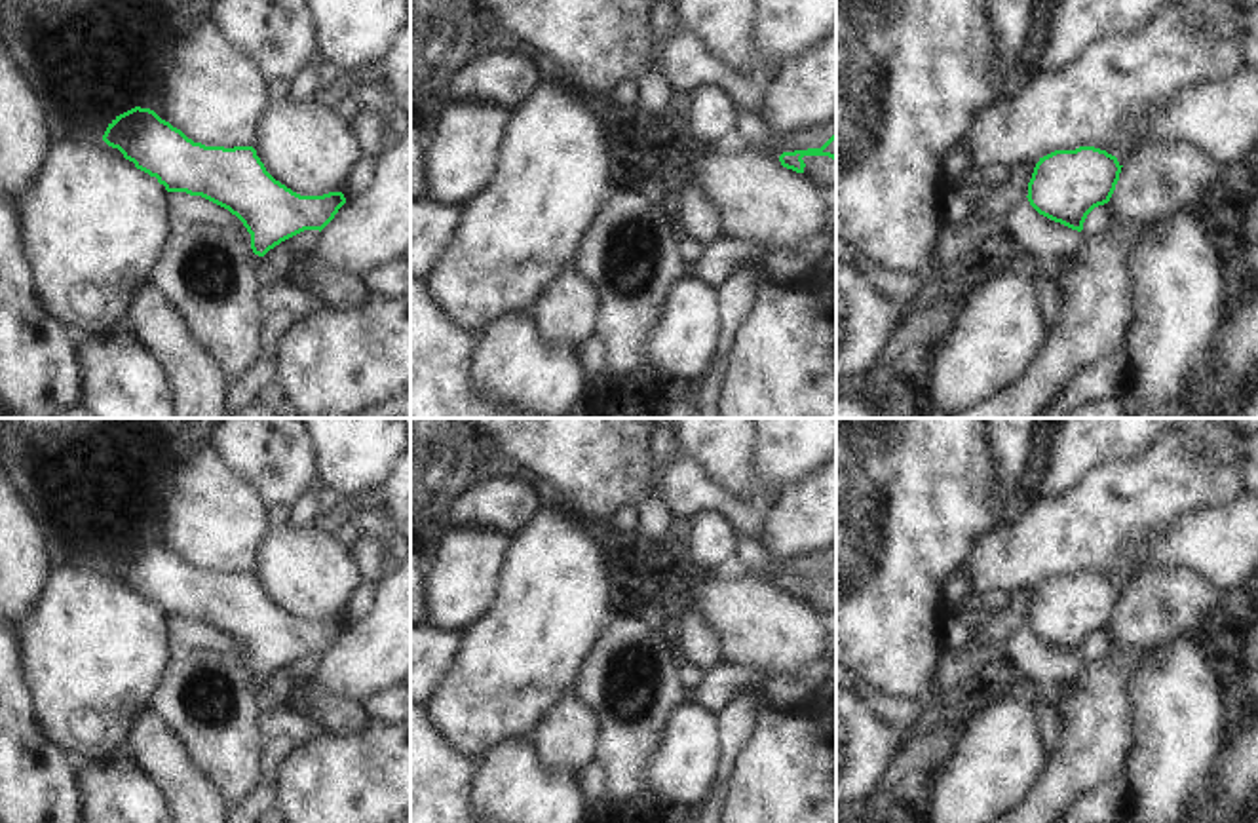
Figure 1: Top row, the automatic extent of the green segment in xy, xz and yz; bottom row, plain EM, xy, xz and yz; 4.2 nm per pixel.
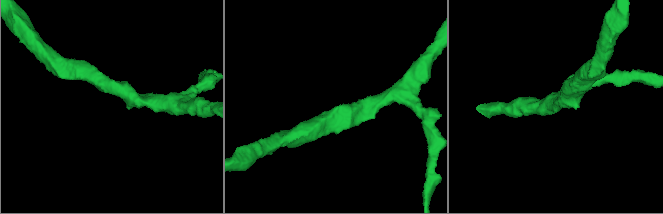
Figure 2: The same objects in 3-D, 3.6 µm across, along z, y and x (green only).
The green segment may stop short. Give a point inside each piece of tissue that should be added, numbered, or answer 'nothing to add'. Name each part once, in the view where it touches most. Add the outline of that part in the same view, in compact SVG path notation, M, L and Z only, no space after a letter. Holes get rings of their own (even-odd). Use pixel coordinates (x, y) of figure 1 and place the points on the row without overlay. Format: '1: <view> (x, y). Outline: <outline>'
1: xy (265, 702). Outline: M255 680L253 688L255 688L255 696L257 696L257 707L260 711L270 711L270 709L277 707L277 703L266 694L264 682Z

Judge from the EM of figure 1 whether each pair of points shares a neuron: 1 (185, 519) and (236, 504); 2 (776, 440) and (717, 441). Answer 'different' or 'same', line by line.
1: same
2: different

